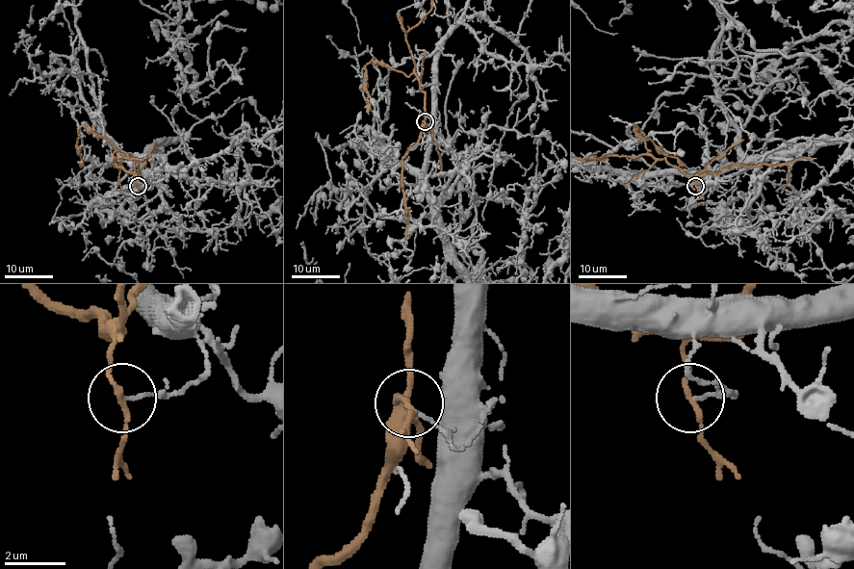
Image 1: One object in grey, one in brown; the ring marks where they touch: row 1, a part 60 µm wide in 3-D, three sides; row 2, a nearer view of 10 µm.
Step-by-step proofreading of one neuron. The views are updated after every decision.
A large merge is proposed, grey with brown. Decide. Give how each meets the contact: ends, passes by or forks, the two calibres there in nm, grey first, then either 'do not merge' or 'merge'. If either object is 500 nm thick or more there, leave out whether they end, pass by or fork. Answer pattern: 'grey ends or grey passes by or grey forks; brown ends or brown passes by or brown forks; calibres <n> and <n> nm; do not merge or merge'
grey ends; brown passes by; calibres 100 and 150 nm; do not merge

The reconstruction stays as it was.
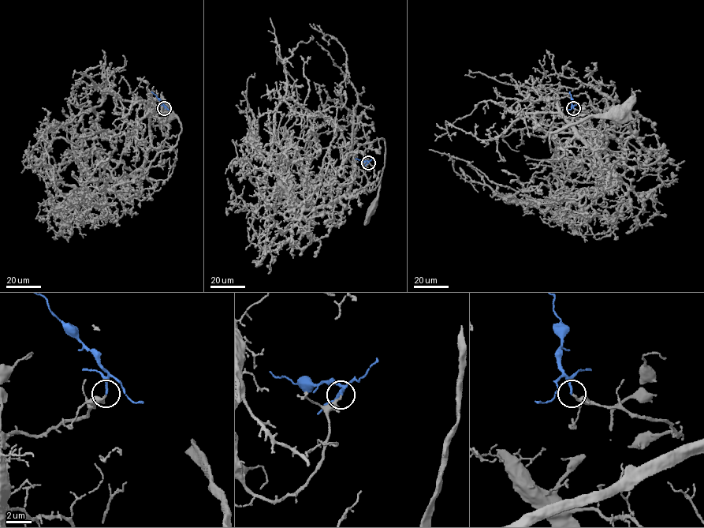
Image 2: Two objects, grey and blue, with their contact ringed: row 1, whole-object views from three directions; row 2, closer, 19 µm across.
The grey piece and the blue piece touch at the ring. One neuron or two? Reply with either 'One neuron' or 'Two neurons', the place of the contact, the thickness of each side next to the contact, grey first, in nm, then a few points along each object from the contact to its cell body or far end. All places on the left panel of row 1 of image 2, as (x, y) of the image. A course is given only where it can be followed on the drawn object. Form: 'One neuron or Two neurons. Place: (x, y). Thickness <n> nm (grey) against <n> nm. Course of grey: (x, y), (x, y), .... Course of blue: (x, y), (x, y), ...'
One neuron. Place: (164, 108). Thickness 190 nm (grey) against 200 nm. Course of grey: (164, 108), (149, 115), (143, 164), (118, 183), (143, 178), (154, 156), (176, 144), (181, 126), (167, 112). Course of blue: (164, 108), (163, 103), (151, 91)

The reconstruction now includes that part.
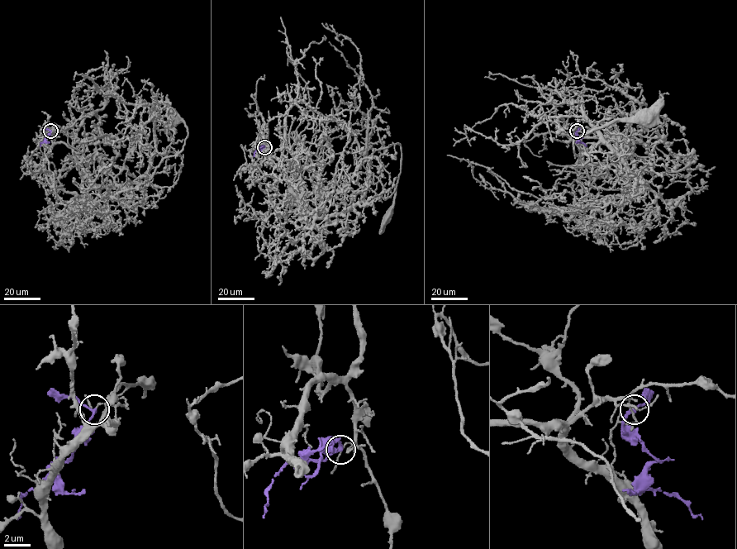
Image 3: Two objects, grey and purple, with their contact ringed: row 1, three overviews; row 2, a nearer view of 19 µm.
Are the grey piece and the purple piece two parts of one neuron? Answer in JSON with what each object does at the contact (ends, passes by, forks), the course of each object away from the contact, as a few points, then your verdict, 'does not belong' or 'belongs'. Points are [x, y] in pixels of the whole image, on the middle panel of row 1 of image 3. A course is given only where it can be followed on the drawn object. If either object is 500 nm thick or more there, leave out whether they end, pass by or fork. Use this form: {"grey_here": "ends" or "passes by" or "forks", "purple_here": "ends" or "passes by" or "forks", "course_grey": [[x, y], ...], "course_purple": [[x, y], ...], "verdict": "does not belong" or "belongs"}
{"grey_here": "passes by", "purple_here": "passes by", "course_grey": [[264, 147], [261, 137], [258, 150], [278, 160], [298, 206], [324, 217], [360, 159], [397, 143], [387, 218]], "course_purple": [[264, 147], [260, 150], [257, 148], [254, 156]], "verdict": "does not belong"}

